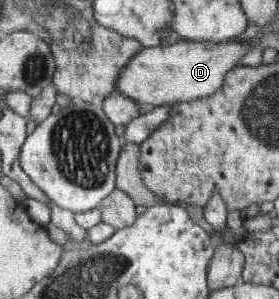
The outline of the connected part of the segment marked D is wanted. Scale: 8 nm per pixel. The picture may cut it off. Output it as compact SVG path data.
M180 41L164 48L160 47L146 47L141 50L141 53L122 69L121 77L117 78L117 93L122 93L132 100L136 100L138 104L147 107L159 107L164 105L171 105L175 102L190 102L196 99L203 98L212 93L217 93L224 85L224 79L228 75L230 69L234 65L240 64L240 56L243 56L247 50L251 48L248 42L193 42Z

